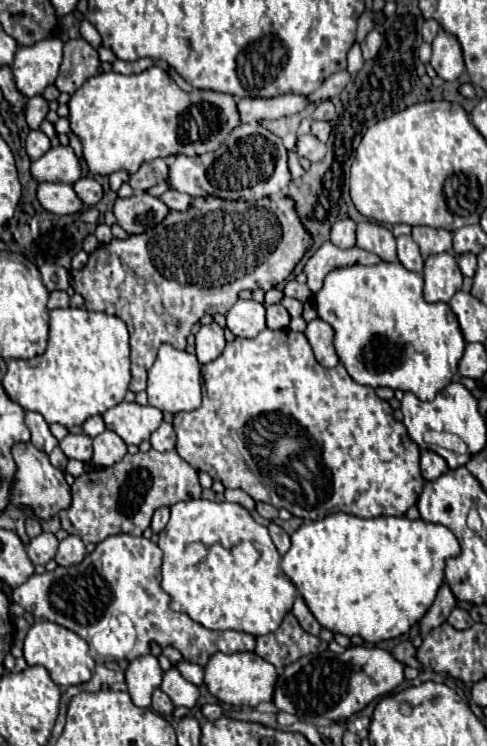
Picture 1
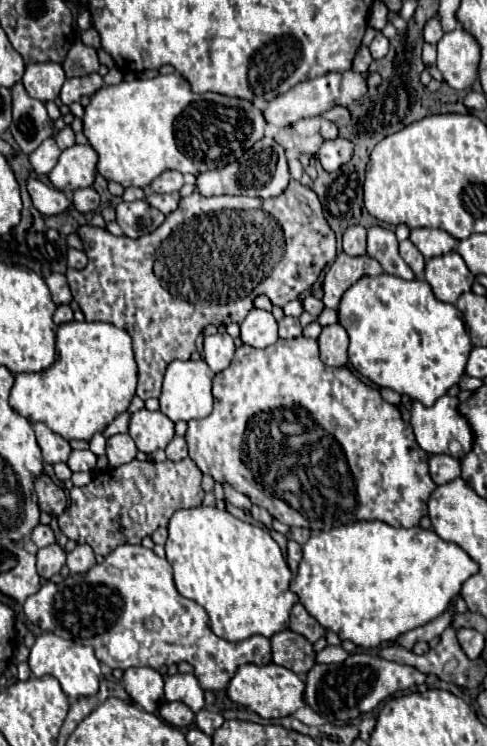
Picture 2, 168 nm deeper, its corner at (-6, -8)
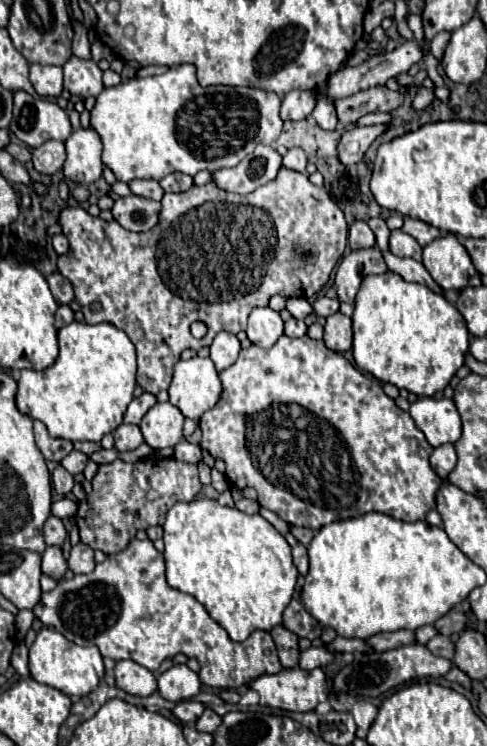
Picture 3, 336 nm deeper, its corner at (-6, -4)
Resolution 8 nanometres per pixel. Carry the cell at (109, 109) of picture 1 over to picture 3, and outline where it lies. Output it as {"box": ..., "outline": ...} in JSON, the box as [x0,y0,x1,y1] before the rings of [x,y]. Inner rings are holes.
{"box":[91,65,283,183],"outline":[[[175,65],[163,75],[137,77],[137,79],[131,79],[131,81],[123,81],[115,87],[105,87],[103,93],[99,93],[95,107],[91,111],[91,127],[99,133],[99,137],[103,141],[103,165],[109,167],[119,181],[125,181],[125,183],[129,183],[133,179],[155,179],[155,181],[159,181],[169,173],[197,175],[199,171],[215,171],[215,169],[223,169],[223,167],[235,167],[243,157],[253,153],[257,143],[271,145],[275,141],[275,137],[279,137],[281,127],[283,127],[283,121],[279,117],[279,107],[281,107],[281,97],[275,95],[275,93],[265,93],[261,89],[251,89],[251,87],[207,87],[207,89],[203,89],[197,83],[193,65]]]}

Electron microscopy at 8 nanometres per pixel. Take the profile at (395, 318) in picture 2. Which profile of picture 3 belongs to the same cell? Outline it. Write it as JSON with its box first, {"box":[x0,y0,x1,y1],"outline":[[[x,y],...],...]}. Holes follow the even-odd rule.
{"box":[351,271,469,397],"outline":[[[393,271],[363,279],[351,319],[355,365],[381,383],[407,389],[417,397],[431,397],[443,391],[465,363],[469,329],[457,307],[441,293],[421,283],[407,283]]]}

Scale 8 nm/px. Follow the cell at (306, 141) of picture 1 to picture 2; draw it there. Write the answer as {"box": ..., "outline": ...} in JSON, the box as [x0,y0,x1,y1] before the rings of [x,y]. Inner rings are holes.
{"box":[317,139,355,171],"outline":[[[331,139],[331,141],[325,141],[317,153],[321,165],[325,171],[335,171],[339,169],[341,165],[345,165],[351,157],[353,157],[353,149],[355,149],[355,143],[349,141],[349,139]]]}

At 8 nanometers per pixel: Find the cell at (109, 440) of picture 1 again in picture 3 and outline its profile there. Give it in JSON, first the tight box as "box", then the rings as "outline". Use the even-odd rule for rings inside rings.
{"box":[113,425,143,451],"outline":[[[119,425],[113,431],[113,437],[117,451],[133,451],[143,443],[143,435],[137,425]]]}

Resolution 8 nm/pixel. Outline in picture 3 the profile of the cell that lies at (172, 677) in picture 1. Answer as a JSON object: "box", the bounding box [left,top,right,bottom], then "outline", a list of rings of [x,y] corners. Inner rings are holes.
{"box":[159,665,201,701],"outline":[[[173,665],[159,679],[159,693],[167,701],[183,701],[191,699],[201,691],[201,681],[195,671],[187,665]]]}

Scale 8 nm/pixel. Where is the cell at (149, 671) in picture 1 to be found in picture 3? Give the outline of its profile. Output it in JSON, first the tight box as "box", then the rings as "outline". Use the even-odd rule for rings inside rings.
{"box":[115,661,157,697],"outline":[[[119,661],[115,667],[117,687],[139,697],[149,697],[157,691],[155,675],[135,661]]]}

